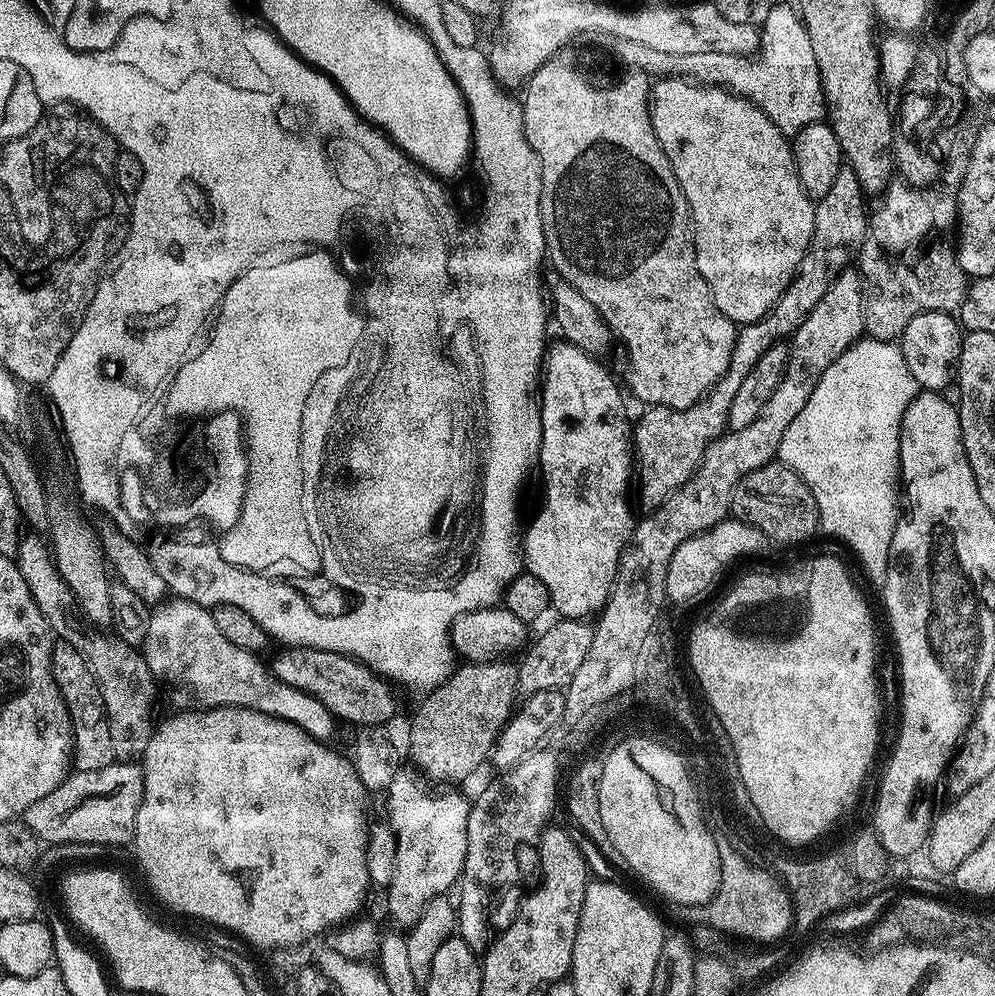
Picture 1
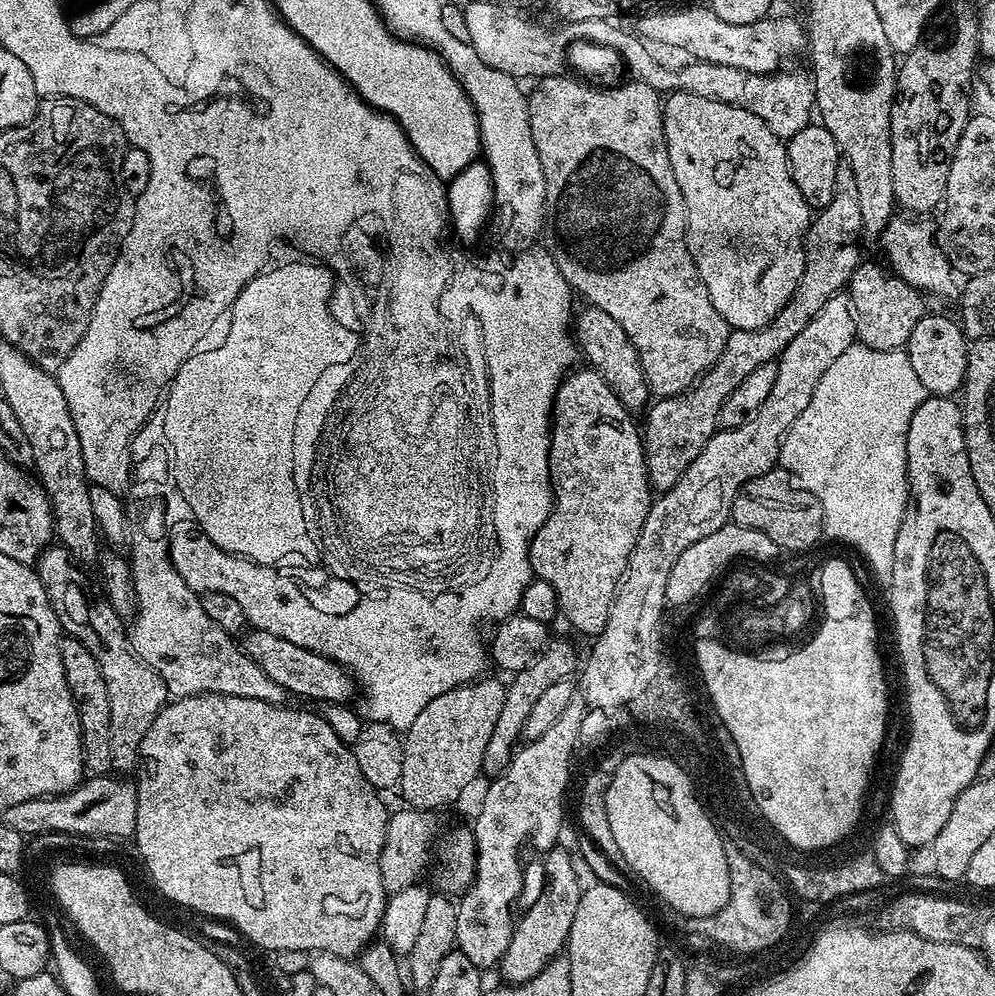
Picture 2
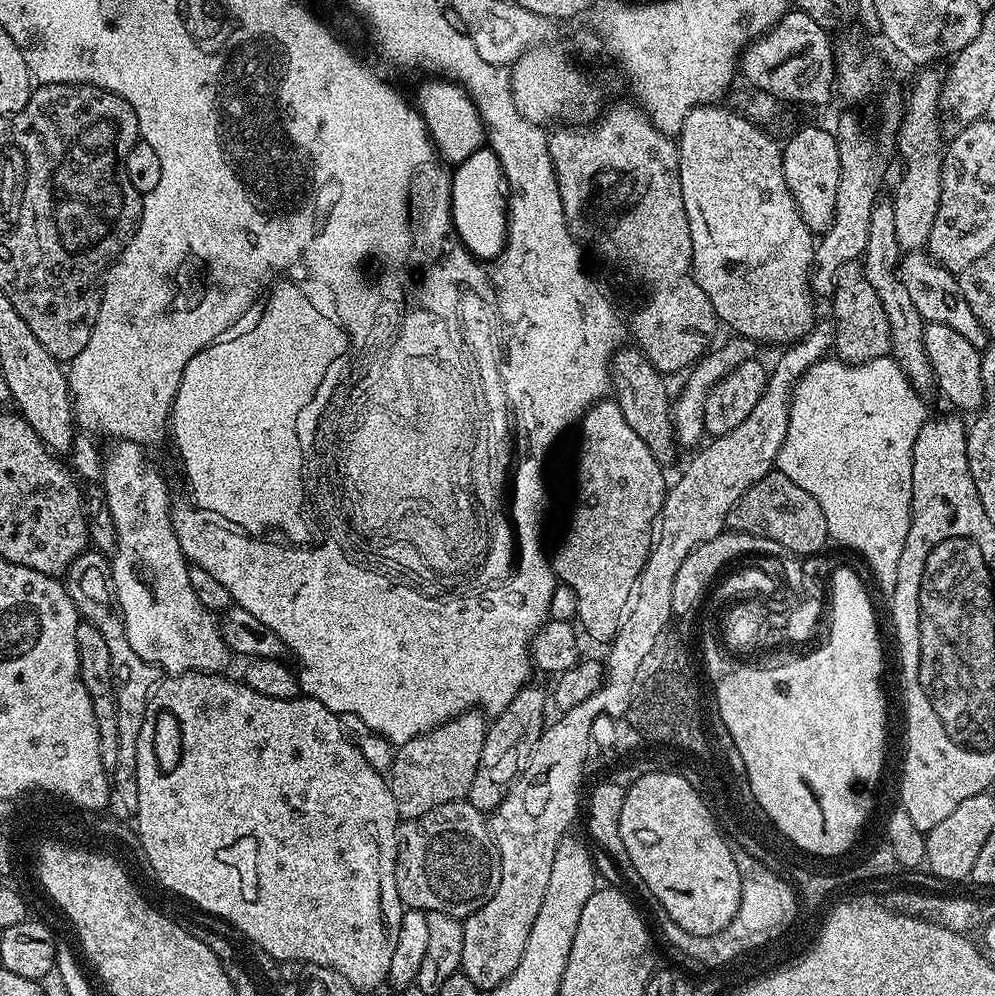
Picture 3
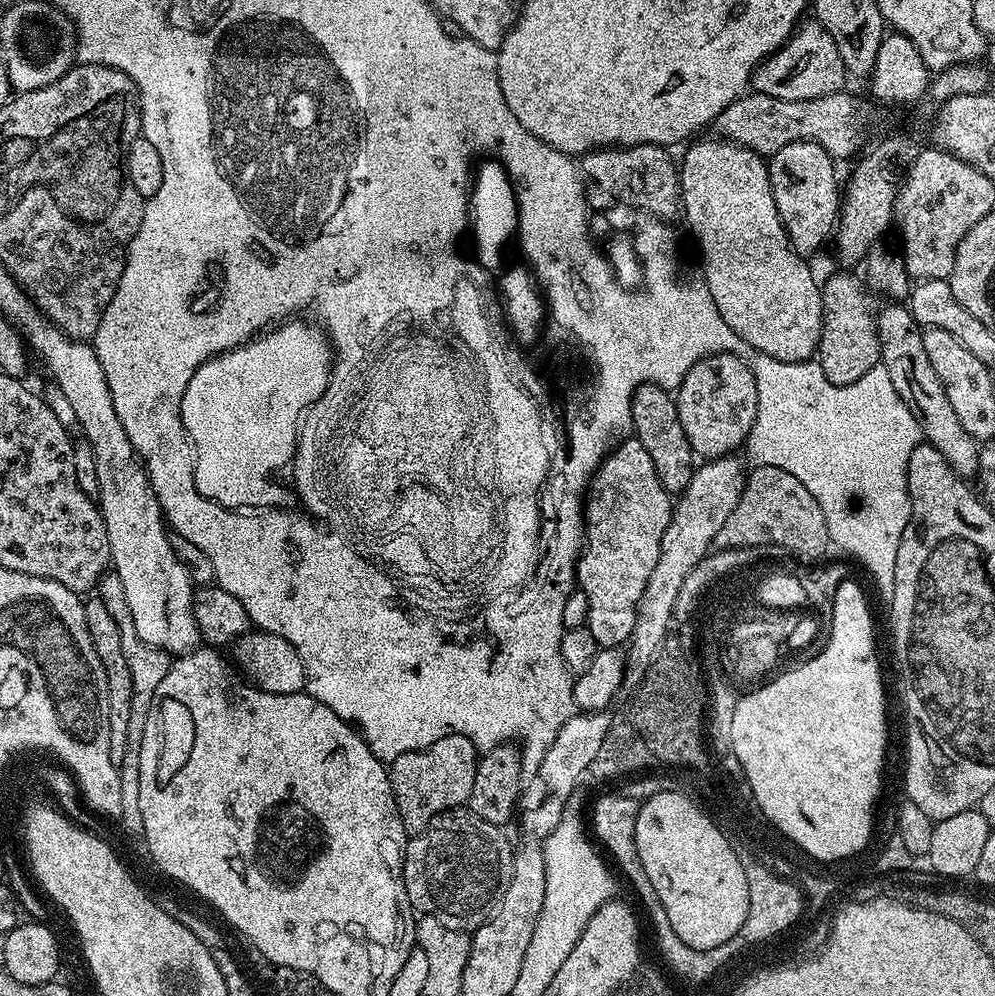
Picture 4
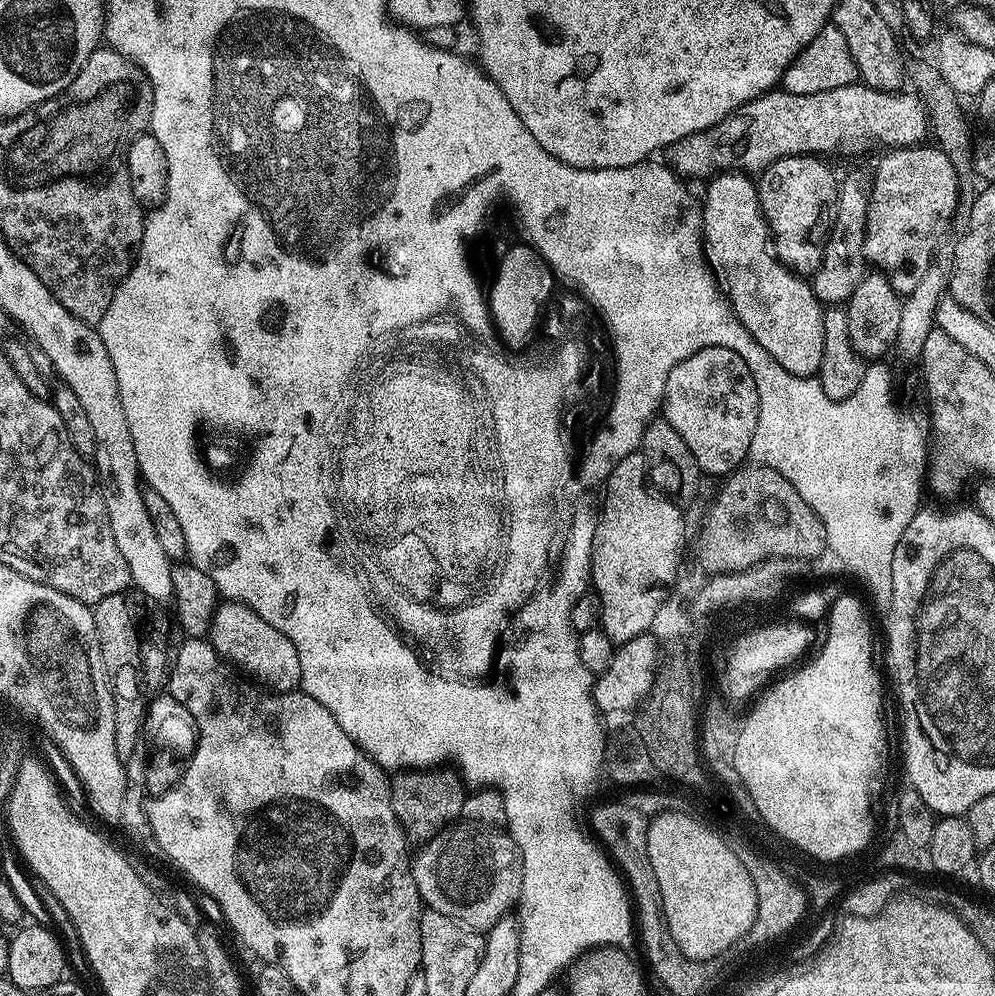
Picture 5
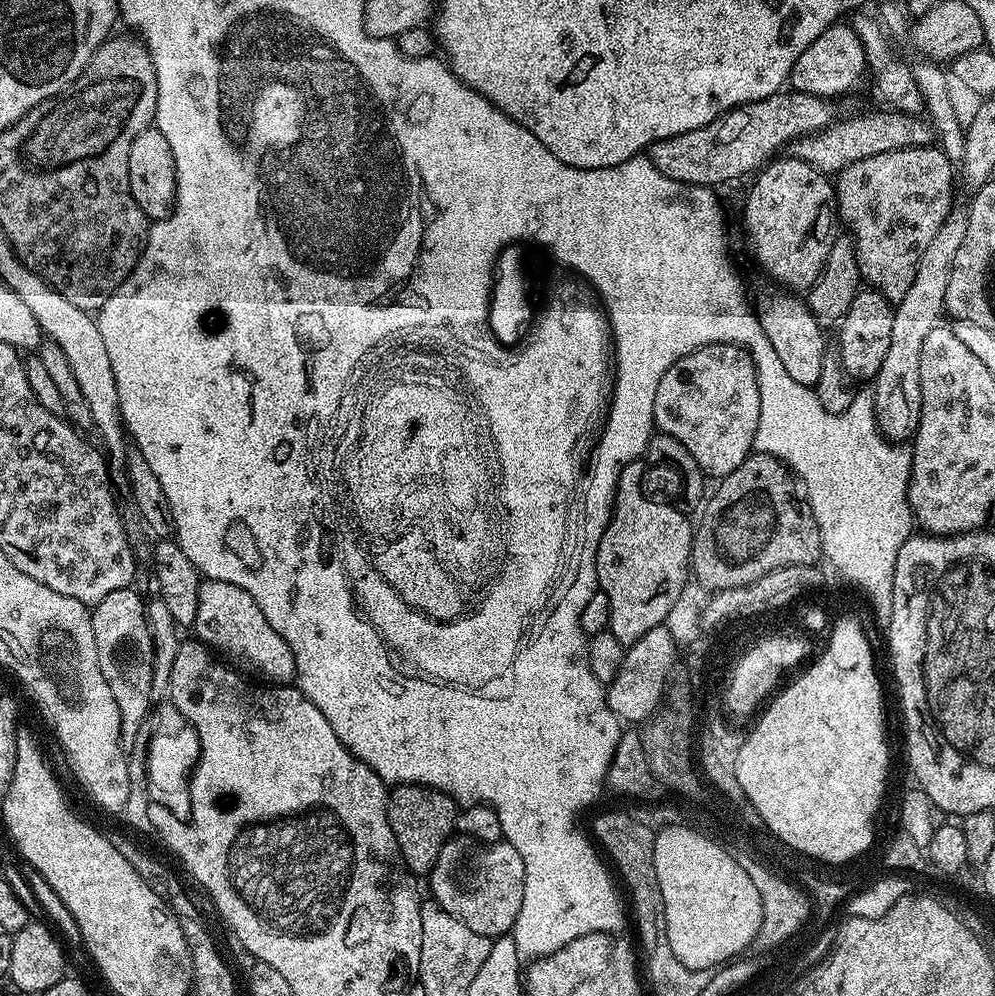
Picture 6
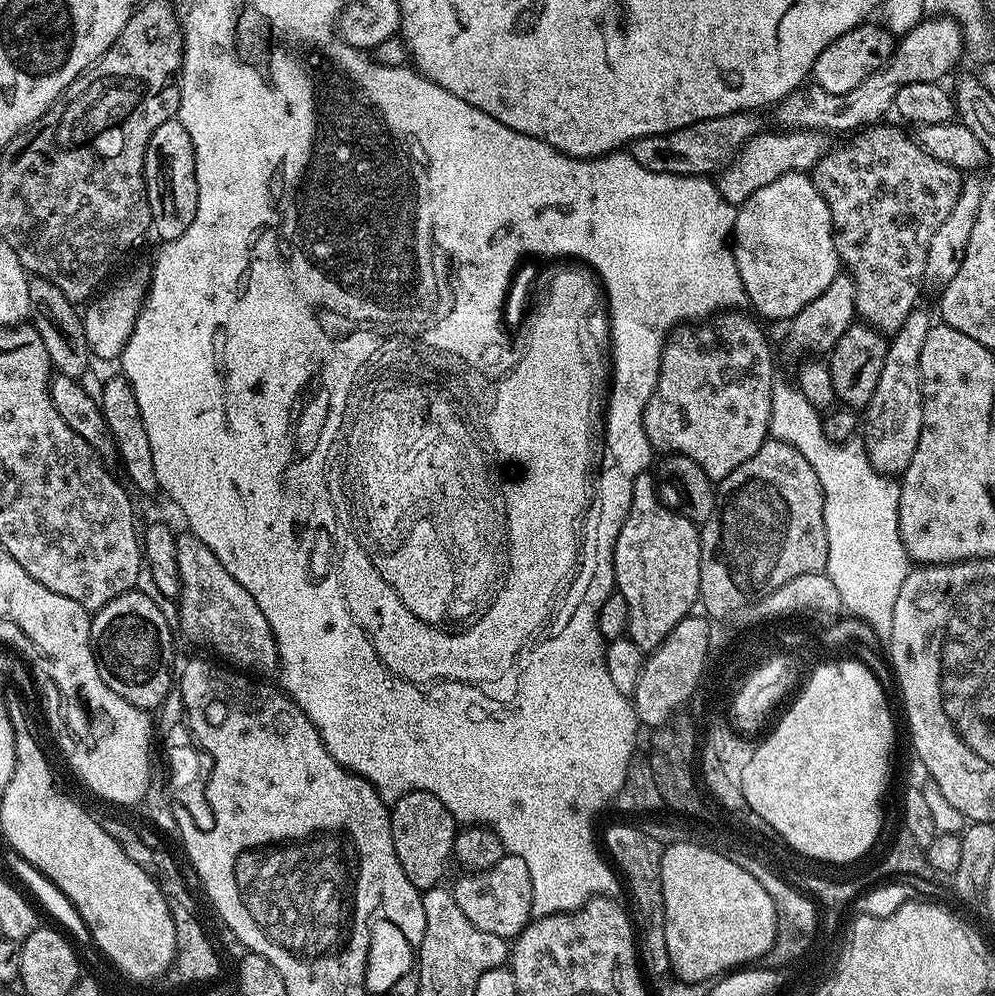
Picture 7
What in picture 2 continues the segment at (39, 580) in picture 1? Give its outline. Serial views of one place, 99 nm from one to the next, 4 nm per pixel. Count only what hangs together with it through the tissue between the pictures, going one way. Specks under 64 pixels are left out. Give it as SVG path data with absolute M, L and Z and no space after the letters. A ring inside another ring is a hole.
M62 546L45 548L34 565L42 586L48 589L48 597L56 609L61 629L67 635L81 640L90 654L94 654L98 670L102 670L106 694L110 694L110 747L114 754L112 767L117 773L132 774L137 771L140 762L142 738L146 738L150 722L154 722L164 705L169 703L170 693L160 675L149 664L142 662L139 654L132 649L125 617L119 616L104 598L92 604L91 598L78 585L72 584L80 576L75 566L73 557ZM60 584L68 585L60 592Z

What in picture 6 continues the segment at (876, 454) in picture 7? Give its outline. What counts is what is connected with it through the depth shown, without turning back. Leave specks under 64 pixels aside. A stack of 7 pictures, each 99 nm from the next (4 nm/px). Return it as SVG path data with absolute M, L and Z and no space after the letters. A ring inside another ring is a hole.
M960 206L953 207L949 212L948 217L942 222L942 226L938 226L938 234L934 234L934 238L930 238L930 246L926 246L926 250L922 254L922 258L916 267L914 274L914 282L910 282L910 290L906 290L906 298L895 301L894 304L894 326L890 330L890 347L886 350L886 358L882 361L882 366L878 370L878 374L874 378L874 385L871 389L872 401L876 407L876 424L880 428L880 433L892 442L908 442L915 437L916 428L920 425L920 403L922 402L922 390L920 389L920 367L922 366L922 342L926 342L926 337L929 336L930 330L934 330L941 323L940 315L945 315L946 309L944 303L946 302L946 286L950 286L950 270L954 262L954 254L958 254L958 246L962 246L962 238L966 238L966 226L968 225L968 213Z

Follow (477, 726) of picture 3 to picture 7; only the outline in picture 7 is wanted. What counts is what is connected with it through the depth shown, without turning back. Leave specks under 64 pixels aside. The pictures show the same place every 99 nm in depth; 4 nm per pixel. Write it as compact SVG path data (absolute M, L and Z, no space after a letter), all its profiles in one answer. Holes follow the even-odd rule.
M411 792L398 798L391 805L392 837L394 854L402 862L402 874L410 878L416 888L427 890L437 887L448 868L448 860L453 859L452 847L458 831L455 818L442 806L442 802L429 792Z

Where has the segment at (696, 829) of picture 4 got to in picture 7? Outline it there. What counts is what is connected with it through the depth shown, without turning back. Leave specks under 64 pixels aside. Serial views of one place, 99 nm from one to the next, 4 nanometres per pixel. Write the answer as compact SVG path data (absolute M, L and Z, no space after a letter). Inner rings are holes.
M678 843L669 844L662 854L662 898L664 899L664 932L668 936L668 948L672 948L672 960L676 960L676 968L680 968L680 976L688 976L688 980L700 980L700 976L712 976L712 972L720 972L720 968L728 968L728 964L740 964L740 960L748 960L751 956L765 956L765 949L776 941L776 920L774 902L763 890L761 883L751 874L745 874L736 862L723 857L712 849L702 845Z

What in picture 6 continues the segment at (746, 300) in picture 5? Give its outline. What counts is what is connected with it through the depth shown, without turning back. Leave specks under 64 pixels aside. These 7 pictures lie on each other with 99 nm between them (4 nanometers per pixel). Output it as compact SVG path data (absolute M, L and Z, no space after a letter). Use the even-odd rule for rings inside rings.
M788 290L764 292L754 300L754 311L762 330L766 330L766 338L778 353L782 367L790 373L794 382L802 382L802 386L811 388L818 382L818 374L822 374L822 362L826 345L824 345L825 329L816 316L808 308L807 303L799 295Z

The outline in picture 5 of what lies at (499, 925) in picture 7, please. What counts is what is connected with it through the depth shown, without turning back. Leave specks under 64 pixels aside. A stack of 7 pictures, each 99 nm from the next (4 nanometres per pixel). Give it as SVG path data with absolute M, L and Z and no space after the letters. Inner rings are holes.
M453 822L419 848L420 853L411 857L412 877L421 901L431 911L446 914L446 918L457 920L465 928L487 930L520 904L524 867L507 831Z

